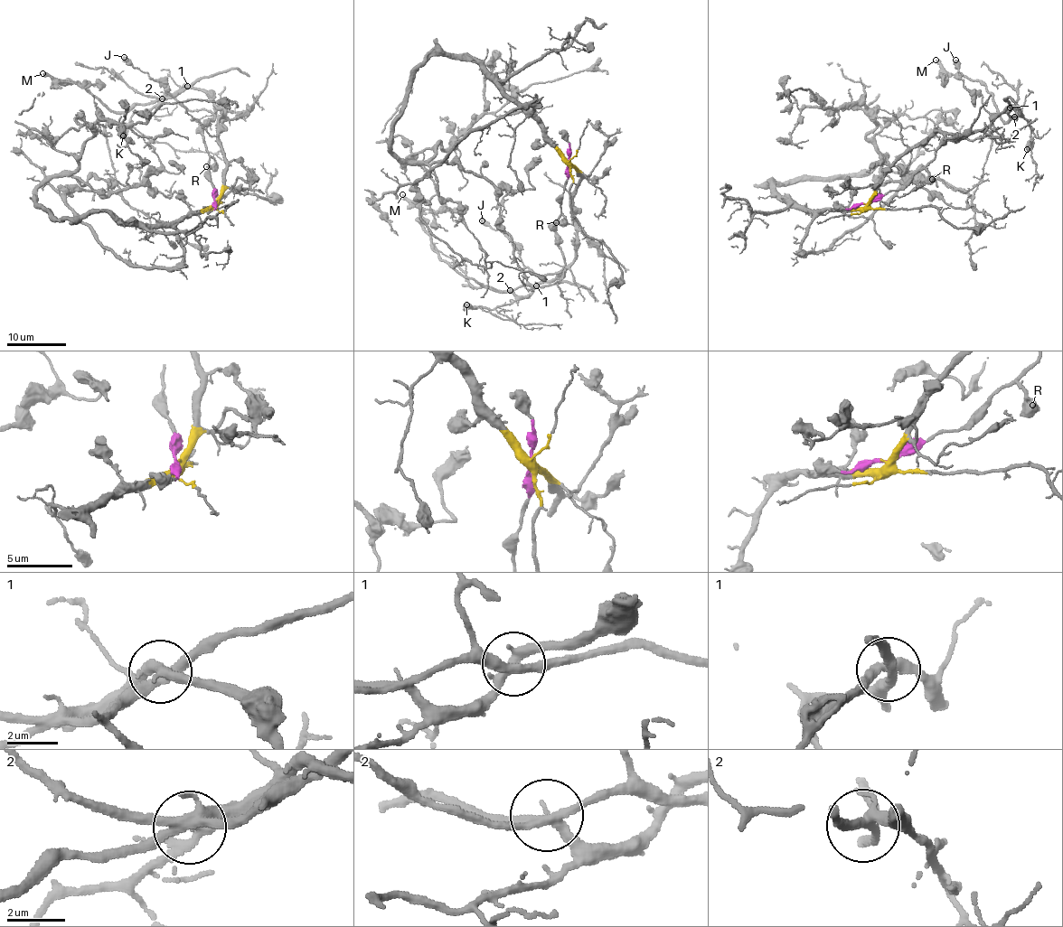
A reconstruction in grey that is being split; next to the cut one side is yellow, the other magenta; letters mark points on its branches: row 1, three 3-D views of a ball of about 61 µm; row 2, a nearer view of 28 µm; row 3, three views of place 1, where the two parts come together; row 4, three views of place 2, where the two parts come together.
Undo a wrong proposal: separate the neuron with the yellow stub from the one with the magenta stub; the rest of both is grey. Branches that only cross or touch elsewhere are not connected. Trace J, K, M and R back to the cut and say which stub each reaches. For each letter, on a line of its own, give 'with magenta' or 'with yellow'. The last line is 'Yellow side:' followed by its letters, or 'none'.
J: with magenta
K: with yellow
M: with magenta
R: with magenta
Yellow side: K

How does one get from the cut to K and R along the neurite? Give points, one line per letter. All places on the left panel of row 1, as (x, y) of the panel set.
K: (214, 202), (222, 190), (225, 167), (218, 144), (224, 112), (203, 90), (183, 85), (133, 115), (122, 135)
R: (214, 201), (208, 171), (210, 158), (214, 162), (206, 167)

